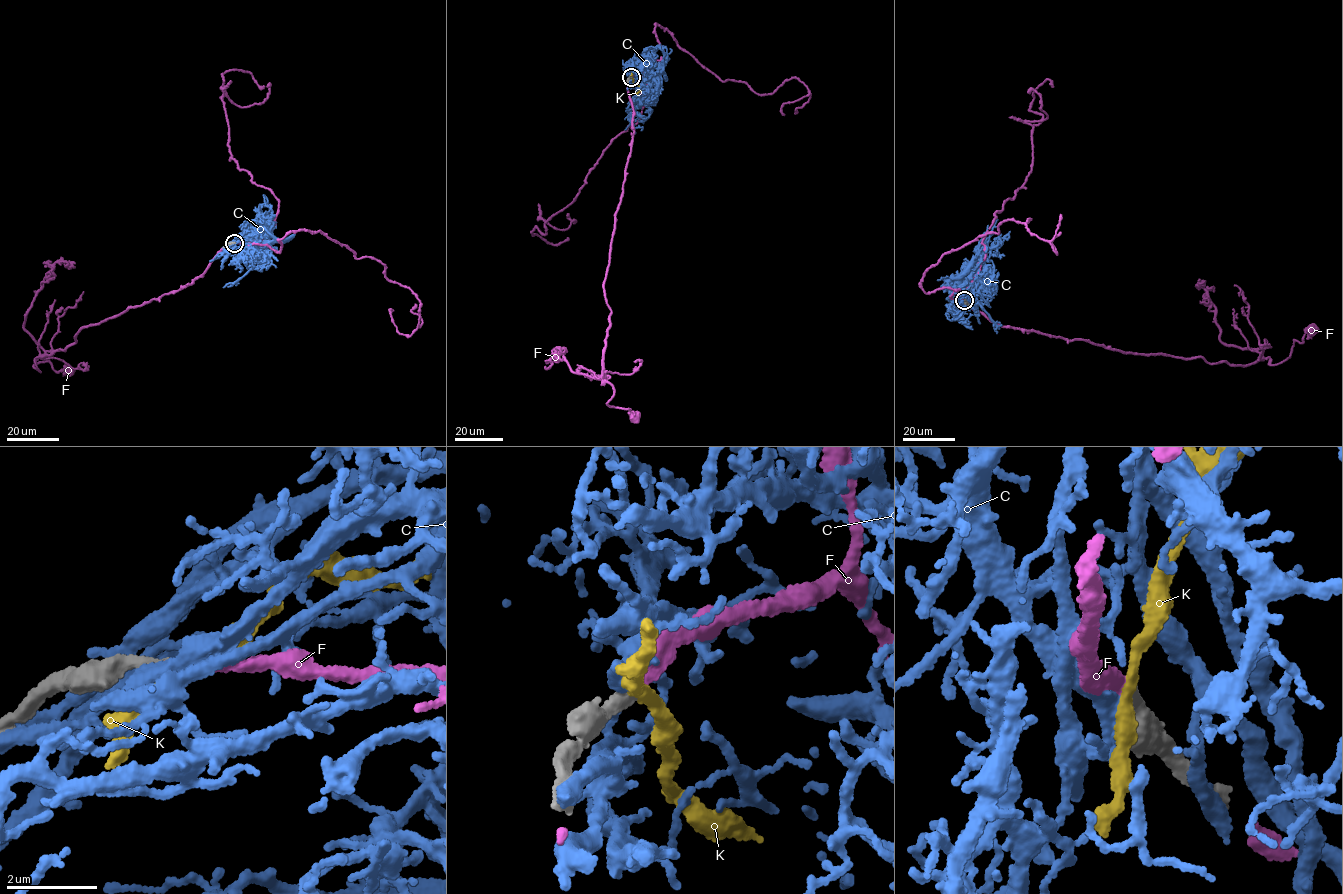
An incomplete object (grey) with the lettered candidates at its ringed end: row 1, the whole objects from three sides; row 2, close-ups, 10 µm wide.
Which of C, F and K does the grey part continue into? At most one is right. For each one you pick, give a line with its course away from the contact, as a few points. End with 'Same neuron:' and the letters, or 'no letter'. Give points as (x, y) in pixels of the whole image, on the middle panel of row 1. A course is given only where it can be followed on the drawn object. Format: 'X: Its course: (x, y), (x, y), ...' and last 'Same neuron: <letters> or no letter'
F: Its course: (631, 77), (632, 143), (603, 284), (611, 312), (602, 384), (613, 388), (607, 403), (629, 409), (635, 417)
Same neuron: F

